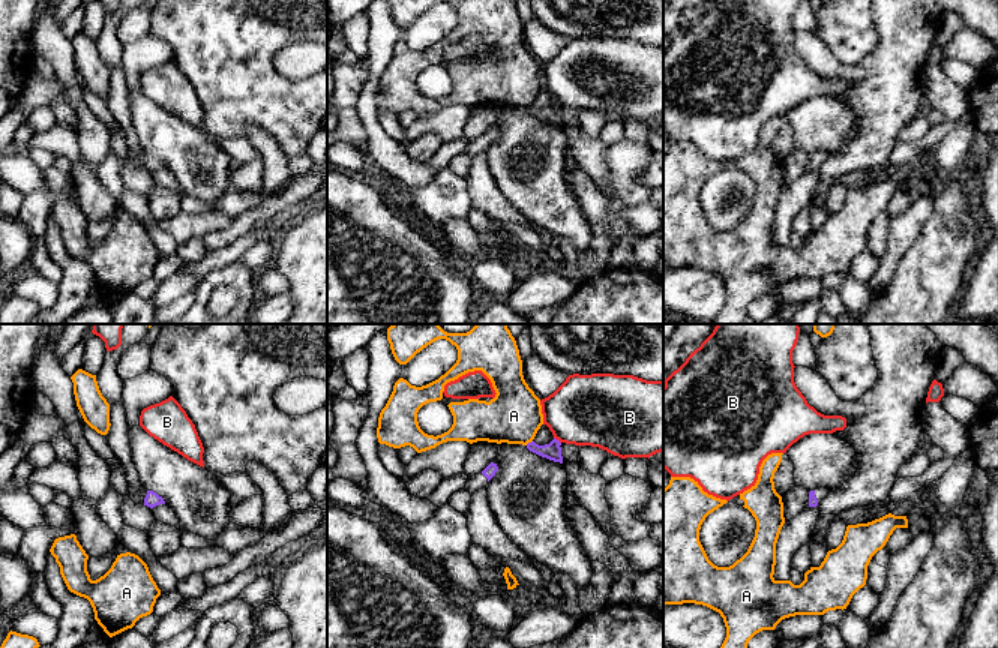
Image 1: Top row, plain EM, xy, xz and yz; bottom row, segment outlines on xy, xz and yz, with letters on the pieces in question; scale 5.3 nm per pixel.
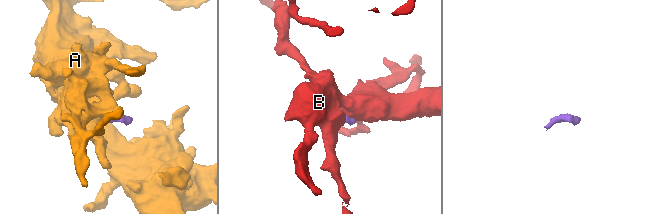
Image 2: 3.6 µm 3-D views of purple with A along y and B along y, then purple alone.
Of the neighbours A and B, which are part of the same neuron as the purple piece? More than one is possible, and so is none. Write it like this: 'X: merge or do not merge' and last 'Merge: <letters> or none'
A: do not merge
B: do not merge
Merge: none

